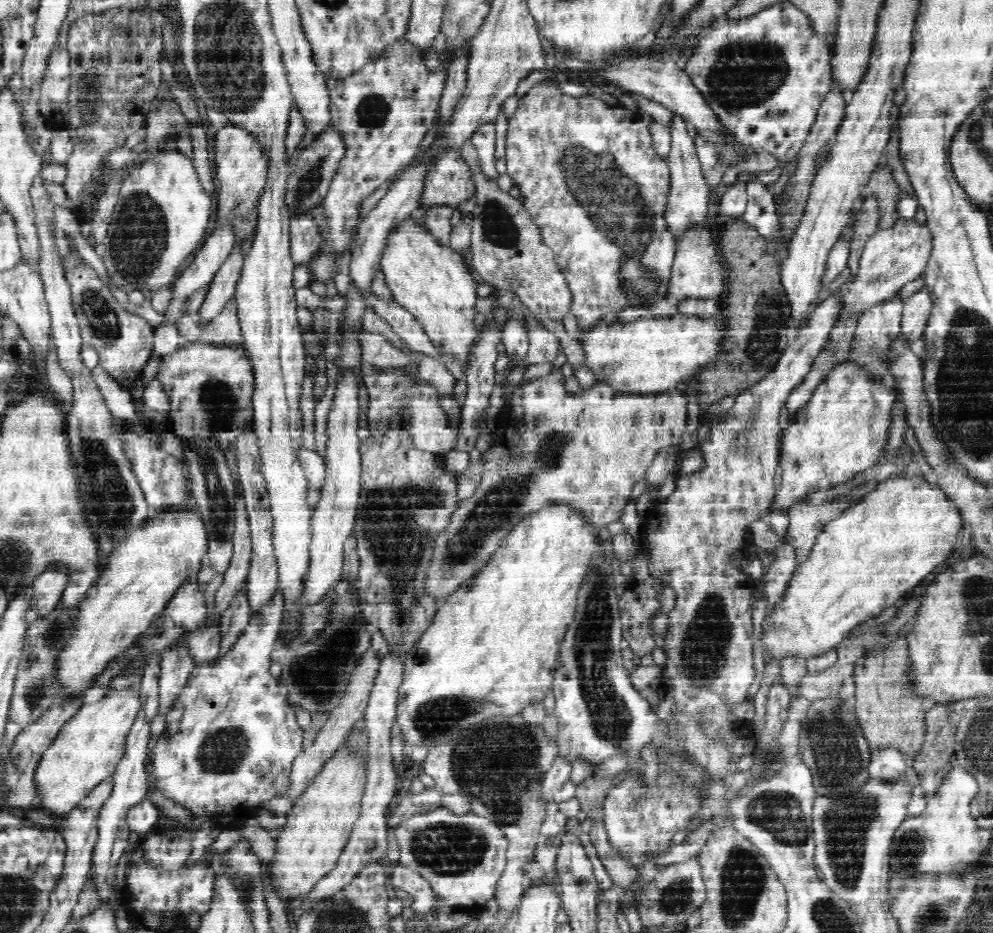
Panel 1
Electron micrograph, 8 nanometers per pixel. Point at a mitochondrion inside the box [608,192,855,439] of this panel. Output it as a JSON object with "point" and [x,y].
{"point":[769,317]}

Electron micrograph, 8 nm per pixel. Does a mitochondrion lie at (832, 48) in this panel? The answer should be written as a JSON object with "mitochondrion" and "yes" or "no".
{"mitochondrion":"no"}

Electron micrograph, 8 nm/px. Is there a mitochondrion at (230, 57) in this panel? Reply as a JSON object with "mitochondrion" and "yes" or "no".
{"mitochondrion":"yes"}

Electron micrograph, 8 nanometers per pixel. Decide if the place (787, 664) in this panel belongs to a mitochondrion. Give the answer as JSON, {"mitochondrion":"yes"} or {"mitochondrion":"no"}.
{"mitochondrion":"no"}

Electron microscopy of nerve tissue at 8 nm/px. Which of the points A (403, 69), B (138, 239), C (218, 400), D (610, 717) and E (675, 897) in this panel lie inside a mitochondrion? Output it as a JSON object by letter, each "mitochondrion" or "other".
{"A":"other","B":"mitochondrion","C":"mitochondrion","D":"mitochondrion","E":"mitochondrion"}

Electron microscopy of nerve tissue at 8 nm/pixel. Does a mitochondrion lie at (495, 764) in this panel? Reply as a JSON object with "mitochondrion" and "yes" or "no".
{"mitochondrion":"yes"}

